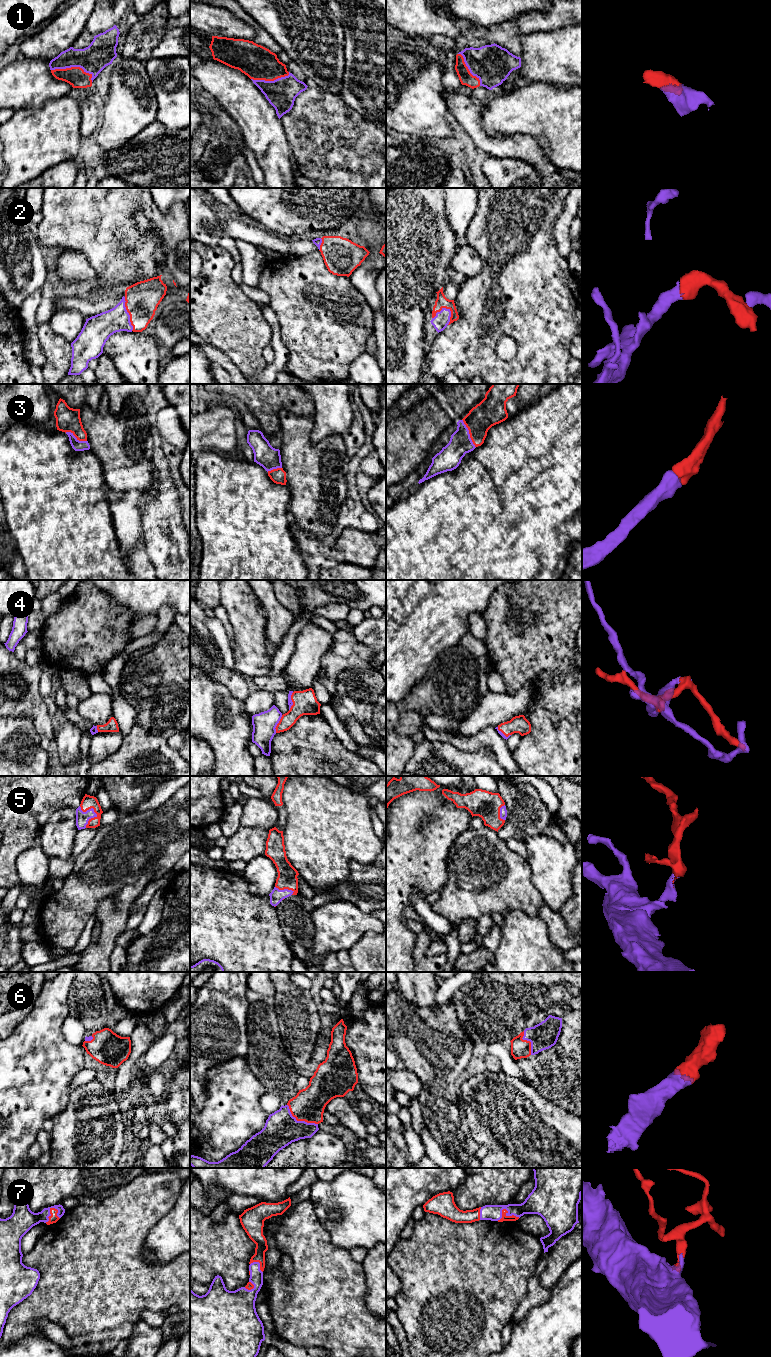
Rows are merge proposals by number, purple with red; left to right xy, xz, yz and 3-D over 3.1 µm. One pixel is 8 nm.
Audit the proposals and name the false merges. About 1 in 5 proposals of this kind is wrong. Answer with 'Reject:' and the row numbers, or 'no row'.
Reject: no row

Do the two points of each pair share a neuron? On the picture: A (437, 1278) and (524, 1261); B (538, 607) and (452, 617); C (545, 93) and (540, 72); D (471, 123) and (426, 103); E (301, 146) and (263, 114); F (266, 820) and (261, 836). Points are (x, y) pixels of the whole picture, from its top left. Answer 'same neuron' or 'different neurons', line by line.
A: same neuron
B: different neurons
C: different neurons
D: different neurons
E: different neurons
F: different neurons

